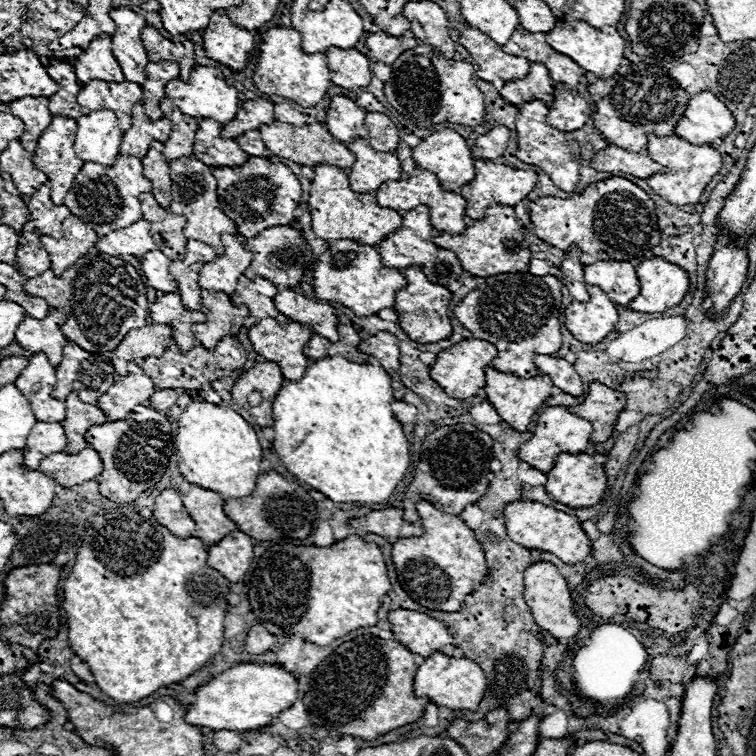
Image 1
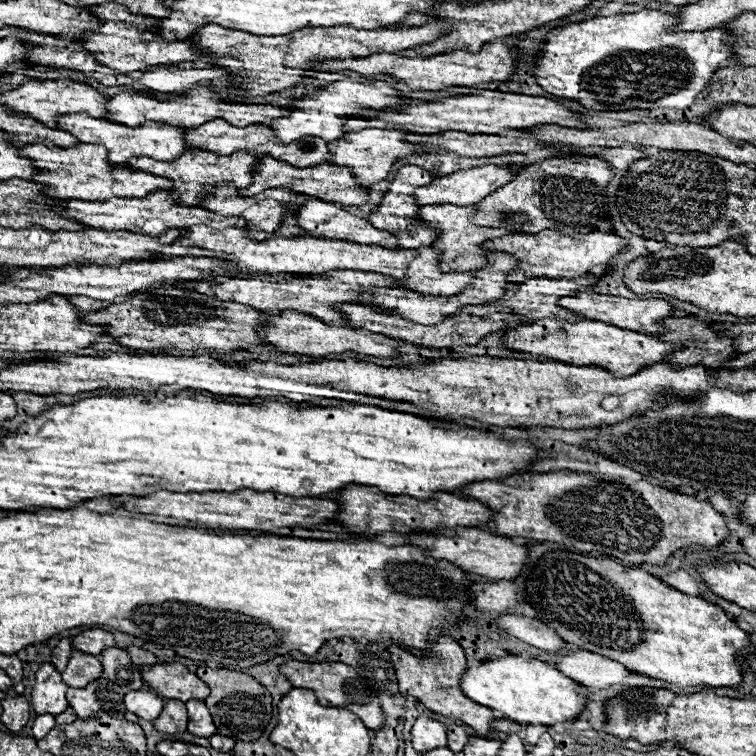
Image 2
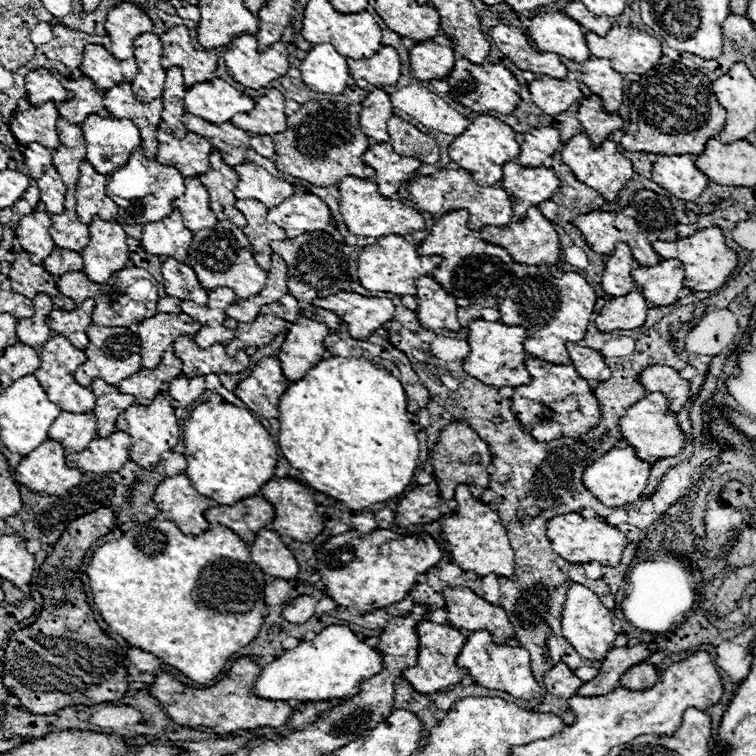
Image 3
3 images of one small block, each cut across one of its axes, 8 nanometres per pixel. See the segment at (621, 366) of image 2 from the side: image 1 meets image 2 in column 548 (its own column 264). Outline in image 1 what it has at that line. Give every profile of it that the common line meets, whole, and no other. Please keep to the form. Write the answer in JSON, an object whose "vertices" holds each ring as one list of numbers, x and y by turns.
{"vertices":[[264,318,248,330,254,350,282,368,286,380,300,380,308,368,308,358,302,348,312,338,312,328,290,322,278,324,274,318]]}

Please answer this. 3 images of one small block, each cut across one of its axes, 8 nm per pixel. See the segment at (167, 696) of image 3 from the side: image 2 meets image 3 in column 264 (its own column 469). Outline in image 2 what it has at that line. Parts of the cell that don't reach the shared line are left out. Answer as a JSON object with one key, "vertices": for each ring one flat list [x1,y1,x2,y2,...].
{"vertices":[[440,636,434,642,434,646,430,648,428,656,422,656,422,658,406,652,400,646,390,646,388,650,392,654,392,664,394,664,394,670,396,670,398,688,404,694,414,696,418,702,422,702,426,708,430,708,436,714,442,714,446,718,462,720,464,724,468,724,470,728,474,728,480,734,490,730,490,722,494,720,494,714,490,712,490,708,482,708,480,704,474,704,472,700,462,696,460,678,464,674,466,660,464,660,462,646,454,638]]}

